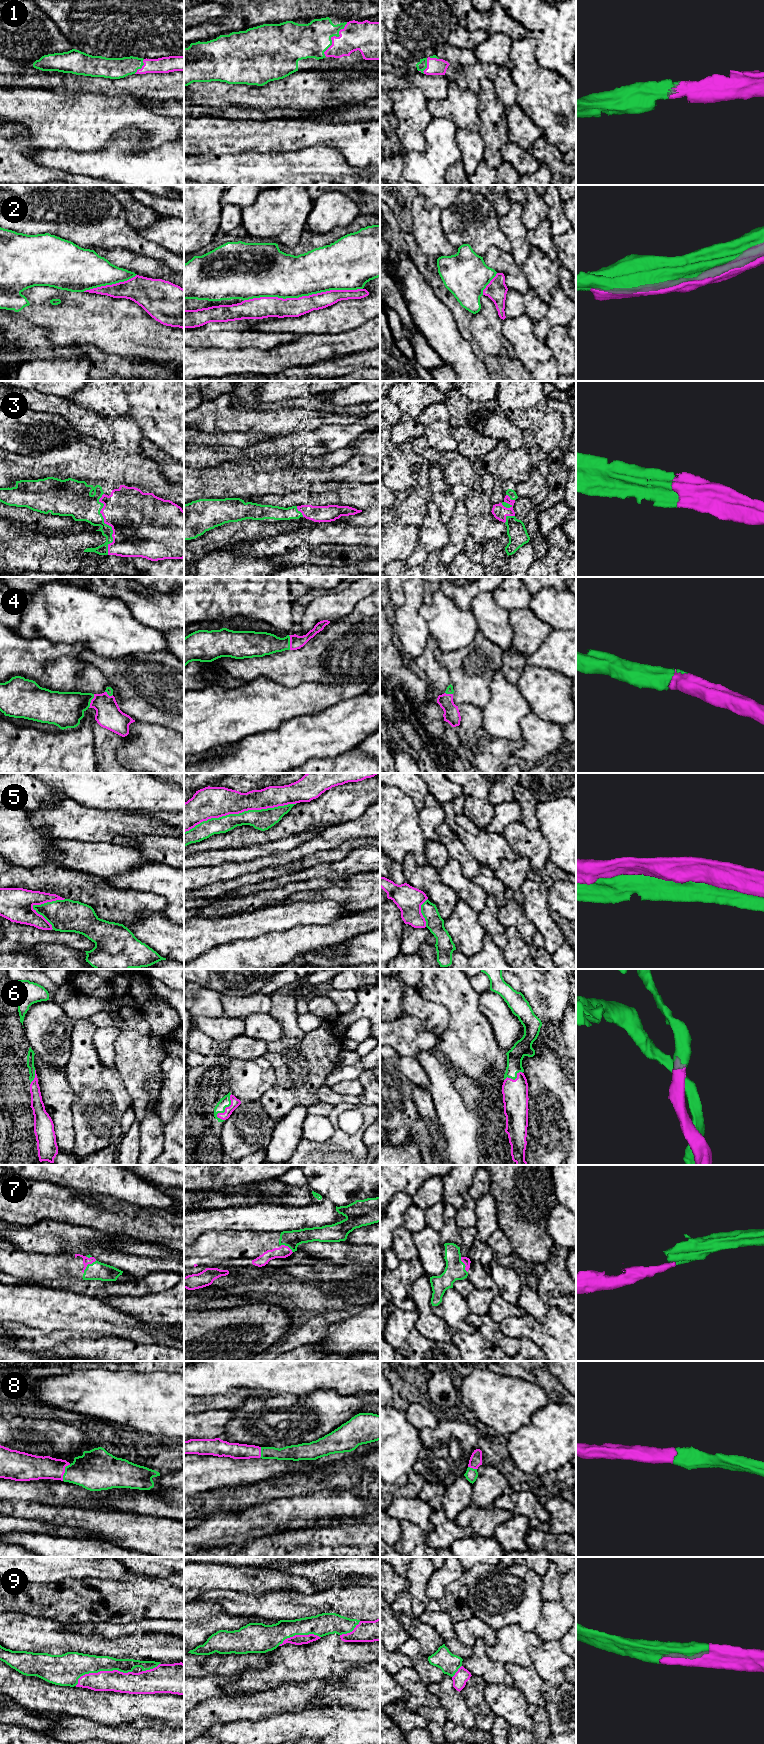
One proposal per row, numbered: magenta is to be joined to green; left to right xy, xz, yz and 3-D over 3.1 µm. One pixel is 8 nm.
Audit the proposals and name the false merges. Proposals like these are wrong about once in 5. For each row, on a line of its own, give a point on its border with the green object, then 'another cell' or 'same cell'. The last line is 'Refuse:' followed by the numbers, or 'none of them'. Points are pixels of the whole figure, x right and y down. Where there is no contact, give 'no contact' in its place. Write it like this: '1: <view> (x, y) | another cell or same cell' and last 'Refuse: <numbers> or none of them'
1: xz (332, 36) | same cell
2: xz (302, 295) | another cell
3: xy (106, 524) | same cell
4: xz (289, 642) | same cell
5: xz (240, 813) | another cell
6: xz (224, 1109) | same cell
7: xy (88, 1264) | same cell
8: xy (65, 1471) | same cell
9: xy (101, 1670) | same cell
Refuse: 2, 5

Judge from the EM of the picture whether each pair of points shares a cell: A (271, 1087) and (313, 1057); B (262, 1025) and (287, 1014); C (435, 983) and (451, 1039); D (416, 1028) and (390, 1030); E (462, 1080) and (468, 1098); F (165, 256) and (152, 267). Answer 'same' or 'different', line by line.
A: same
B: different
C: same
D: same
E: same
F: different

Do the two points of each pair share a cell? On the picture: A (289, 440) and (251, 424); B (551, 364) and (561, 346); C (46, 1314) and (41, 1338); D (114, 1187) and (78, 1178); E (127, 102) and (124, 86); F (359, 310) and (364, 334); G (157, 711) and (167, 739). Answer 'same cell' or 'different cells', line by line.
A: different cells
B: different cells
C: different cells
D: same cell
E: different cells
F: different cells
G: different cells

